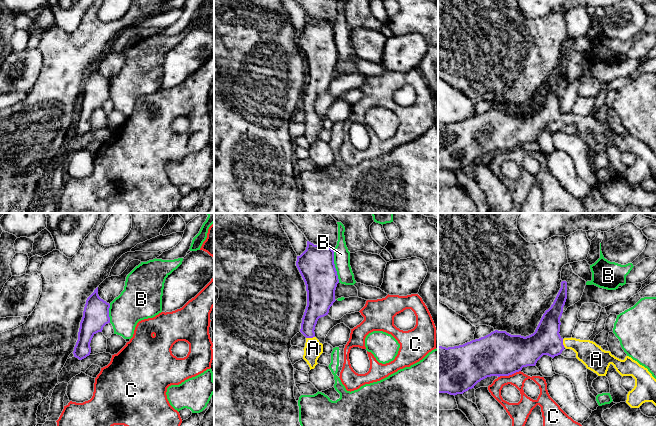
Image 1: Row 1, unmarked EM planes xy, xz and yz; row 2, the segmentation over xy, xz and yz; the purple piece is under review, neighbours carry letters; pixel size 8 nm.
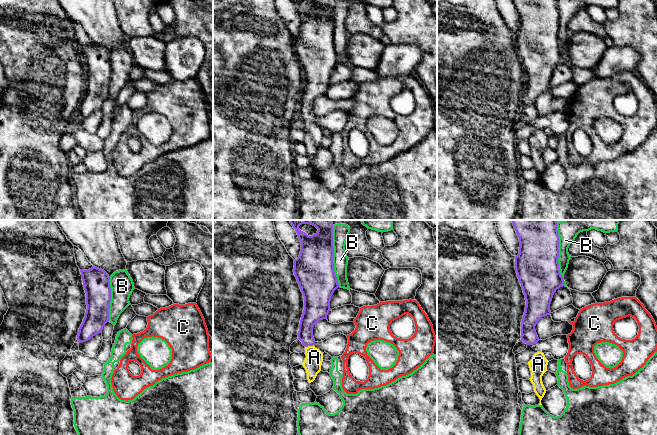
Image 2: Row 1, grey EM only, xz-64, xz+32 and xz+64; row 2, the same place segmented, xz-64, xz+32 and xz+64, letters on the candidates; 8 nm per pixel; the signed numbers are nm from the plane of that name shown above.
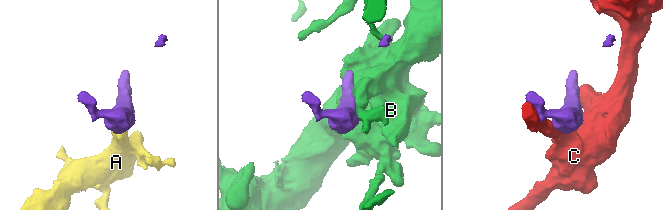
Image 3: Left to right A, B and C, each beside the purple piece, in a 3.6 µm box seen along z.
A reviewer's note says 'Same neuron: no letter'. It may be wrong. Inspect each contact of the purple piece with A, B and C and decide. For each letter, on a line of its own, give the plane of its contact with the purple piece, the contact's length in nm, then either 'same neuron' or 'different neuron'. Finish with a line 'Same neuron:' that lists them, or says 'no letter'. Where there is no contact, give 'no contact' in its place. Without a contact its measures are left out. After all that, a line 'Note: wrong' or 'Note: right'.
A: meets purple in xz; contact 70 nm long; same neuron
B: meets purple in xz; contact 260 nm long; different neuron
C: meets purple in yz; contact 190 nm long; different neuron
Same neuron: A
Note: wrong

